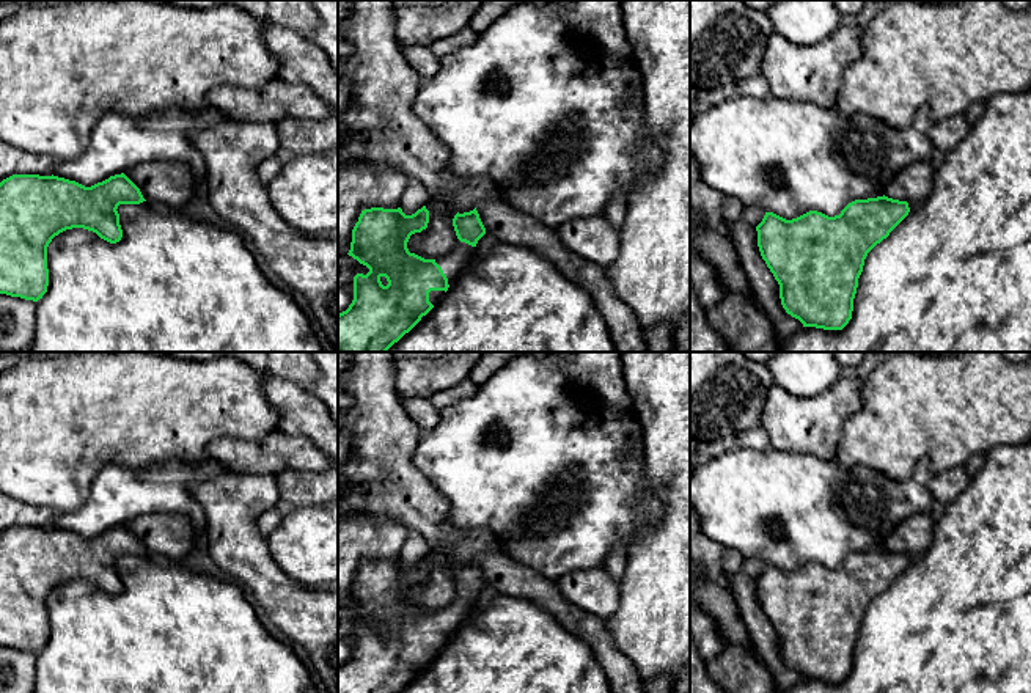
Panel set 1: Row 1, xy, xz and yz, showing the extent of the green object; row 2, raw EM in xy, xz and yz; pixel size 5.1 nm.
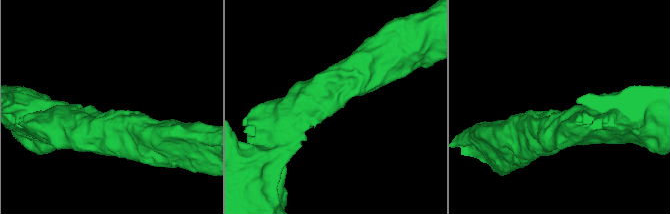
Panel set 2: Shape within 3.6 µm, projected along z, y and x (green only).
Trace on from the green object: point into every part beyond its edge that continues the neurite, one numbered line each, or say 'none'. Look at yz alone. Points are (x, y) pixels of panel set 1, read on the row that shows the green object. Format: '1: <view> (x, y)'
none

